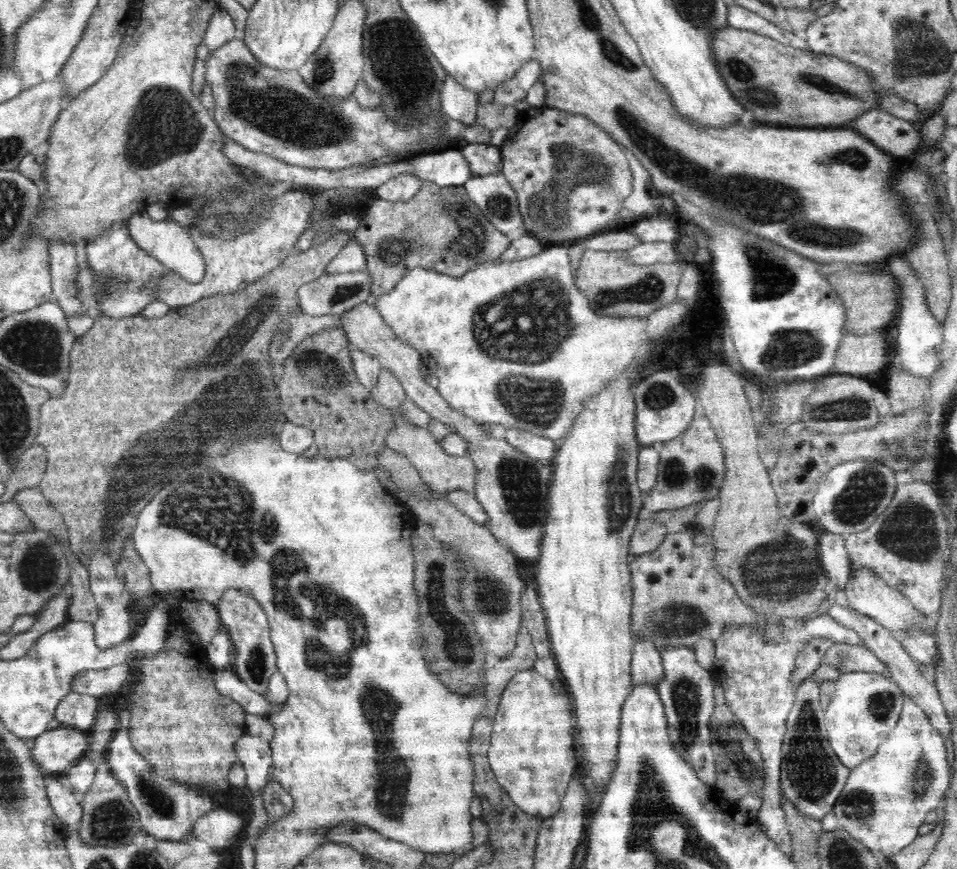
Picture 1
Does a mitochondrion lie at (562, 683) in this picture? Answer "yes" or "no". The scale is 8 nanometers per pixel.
no

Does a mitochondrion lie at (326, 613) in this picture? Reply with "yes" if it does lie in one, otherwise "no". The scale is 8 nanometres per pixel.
yes

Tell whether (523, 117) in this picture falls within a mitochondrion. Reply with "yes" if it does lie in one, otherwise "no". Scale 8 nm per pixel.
no

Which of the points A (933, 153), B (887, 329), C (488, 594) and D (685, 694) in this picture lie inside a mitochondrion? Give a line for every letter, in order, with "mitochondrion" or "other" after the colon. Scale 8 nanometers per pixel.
A: mitochondrion
B: other
C: mitochondrion
D: mitochondrion

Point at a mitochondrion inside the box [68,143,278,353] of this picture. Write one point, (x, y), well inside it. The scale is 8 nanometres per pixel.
(118, 284)

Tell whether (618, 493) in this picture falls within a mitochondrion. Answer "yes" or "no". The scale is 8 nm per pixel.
yes

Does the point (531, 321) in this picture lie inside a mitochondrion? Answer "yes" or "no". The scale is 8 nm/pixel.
yes

